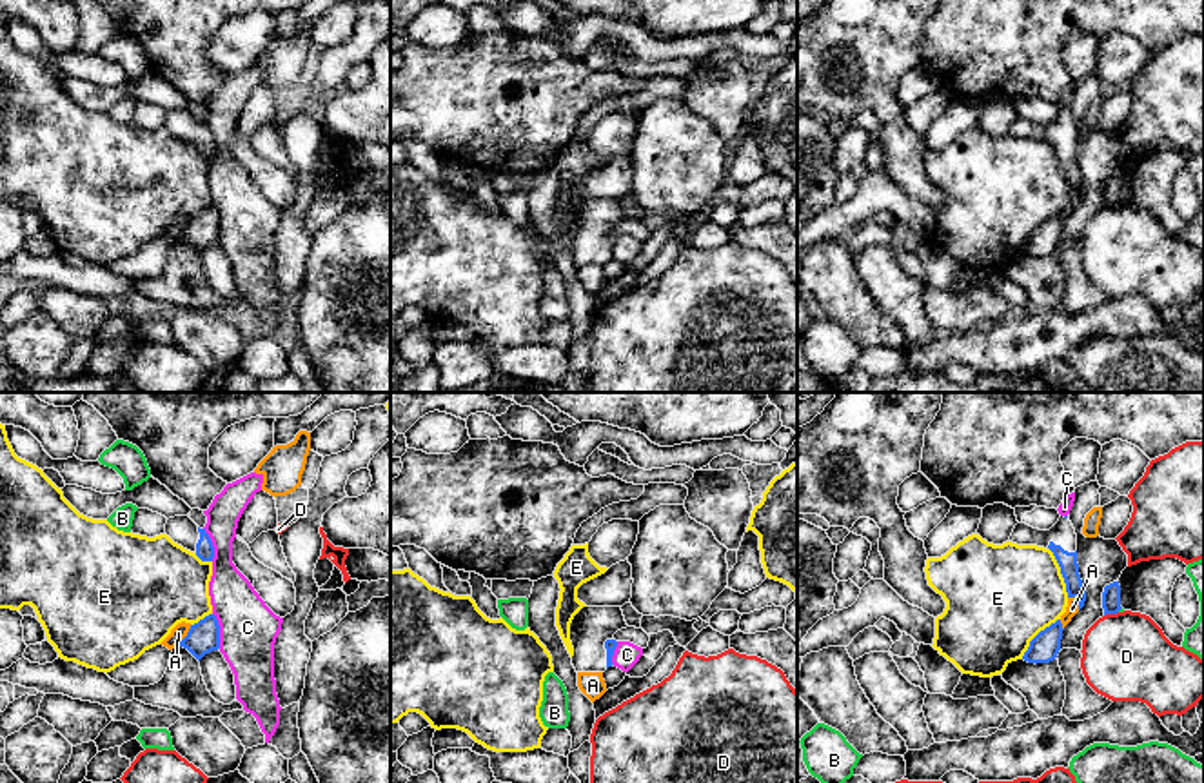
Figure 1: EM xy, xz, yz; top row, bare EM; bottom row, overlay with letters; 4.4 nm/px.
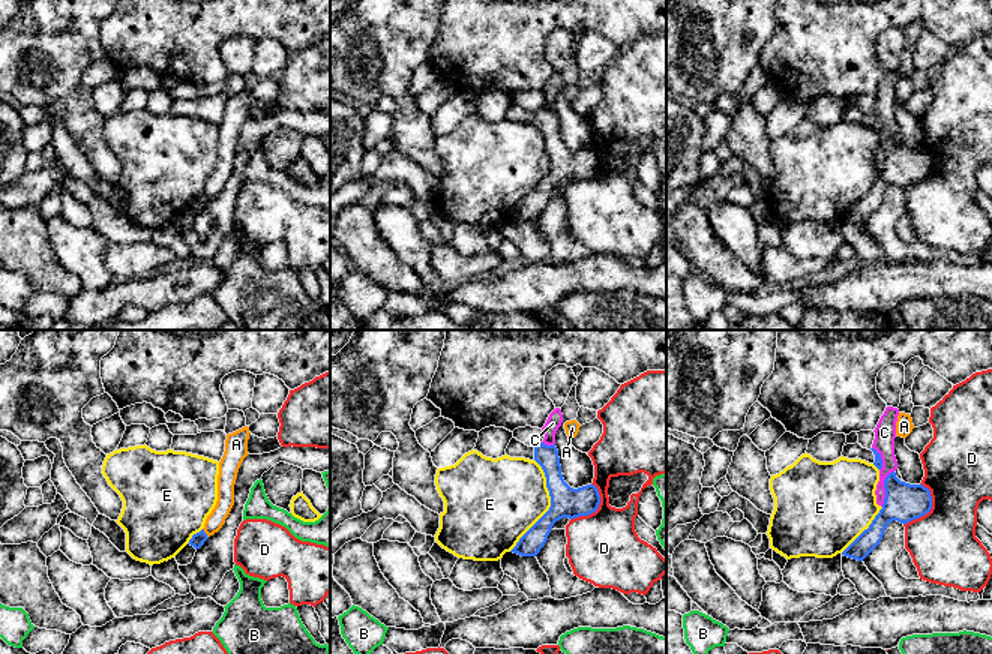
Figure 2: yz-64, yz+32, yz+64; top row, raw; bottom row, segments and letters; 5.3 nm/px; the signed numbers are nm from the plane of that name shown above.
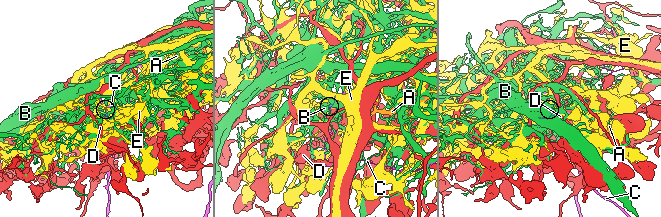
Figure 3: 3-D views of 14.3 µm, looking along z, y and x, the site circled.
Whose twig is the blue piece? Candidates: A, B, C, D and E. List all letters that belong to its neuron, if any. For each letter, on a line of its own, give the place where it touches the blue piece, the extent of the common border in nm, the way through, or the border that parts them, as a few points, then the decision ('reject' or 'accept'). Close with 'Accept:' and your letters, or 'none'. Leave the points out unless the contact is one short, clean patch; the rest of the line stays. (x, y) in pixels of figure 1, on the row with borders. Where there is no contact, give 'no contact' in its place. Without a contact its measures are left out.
A: meets blue in xy at (187, 634); contact 110 nm long; border along xy (191, 625), (178, 644); reject
B: meets blue in yz at (1119, 609); contact 30 nm long; border along yz (1121, 607), (1117, 611); reject
C: meets blue in xy at (218, 631); contact 160 nm long; reject
D: meets blue in yz at (1110, 613); contact 70 nm long; border along yz (1117, 611), (1105, 616); reject
E: meets blue in yz at (1061, 573); contact 240 nm long; reject
Accept: none

